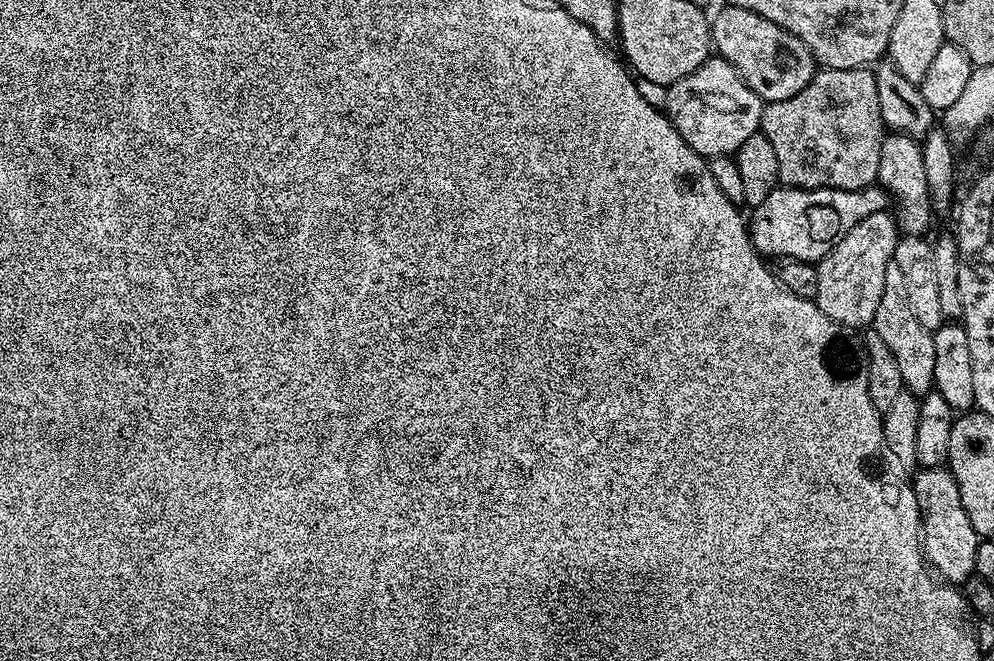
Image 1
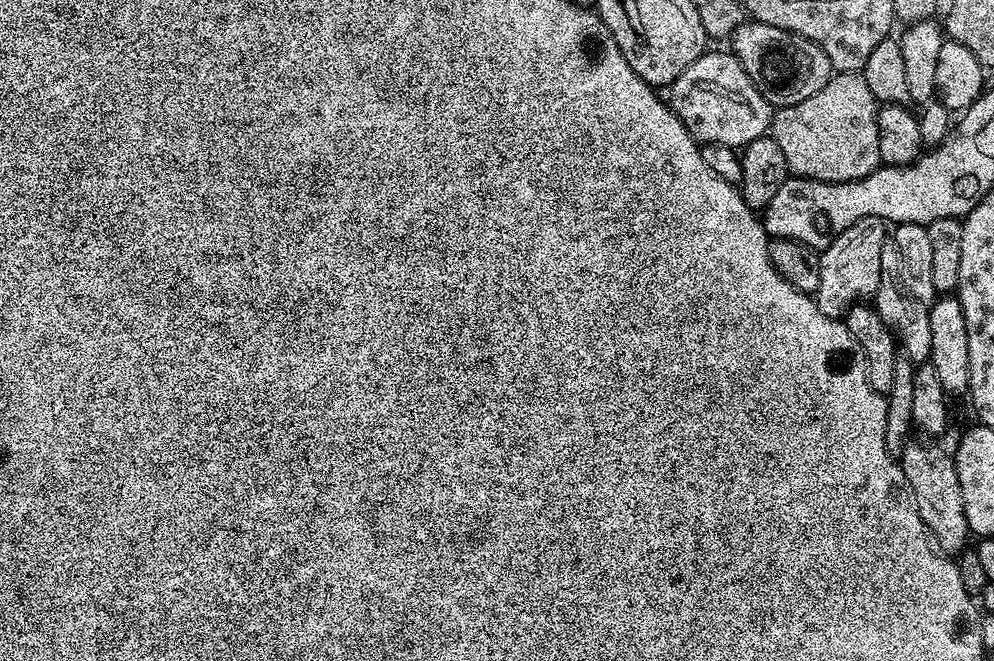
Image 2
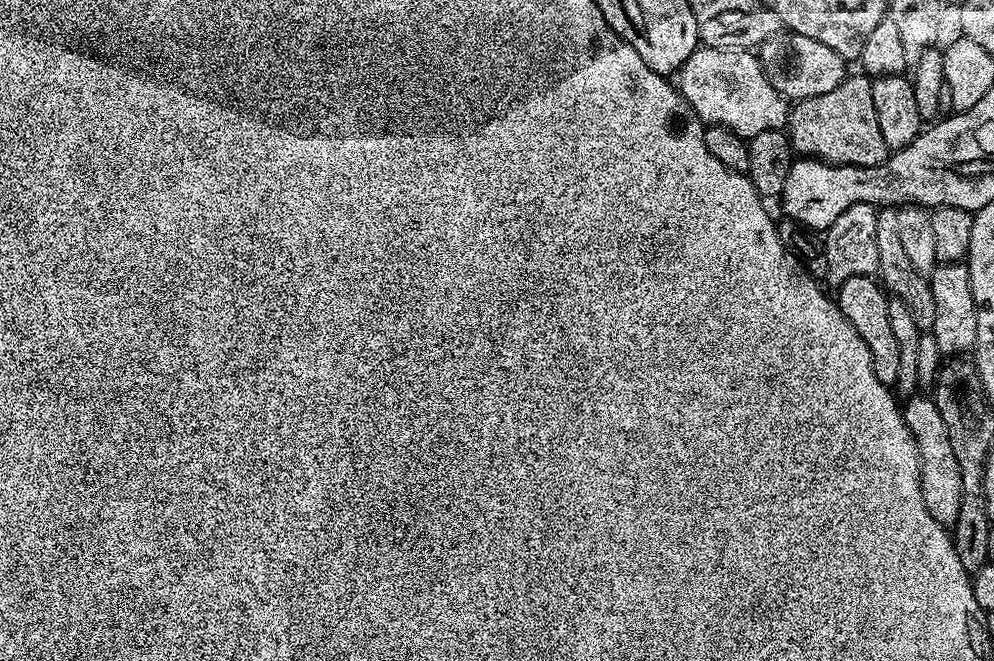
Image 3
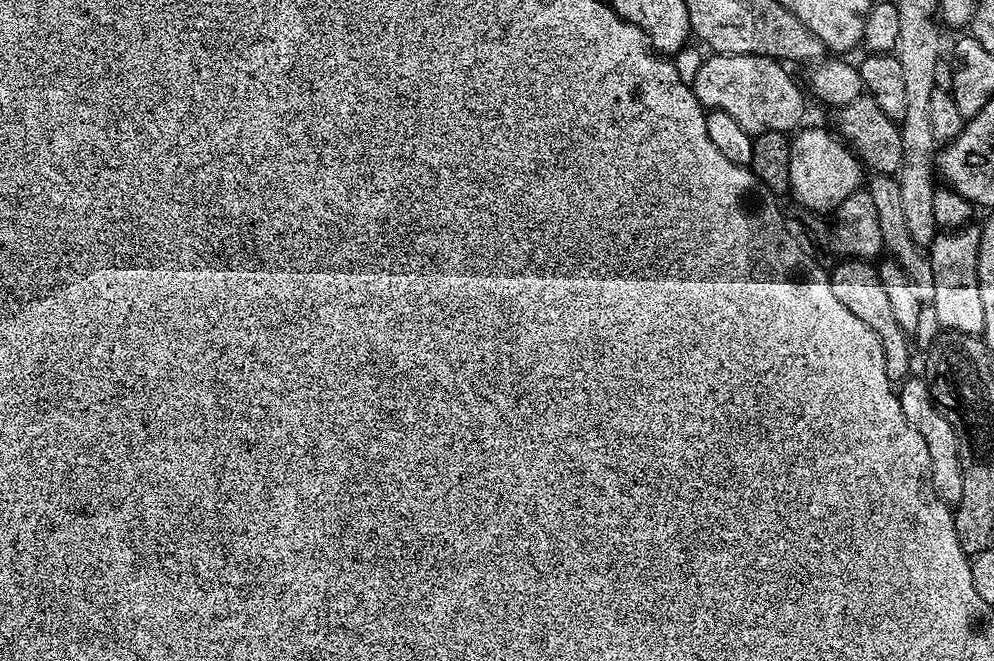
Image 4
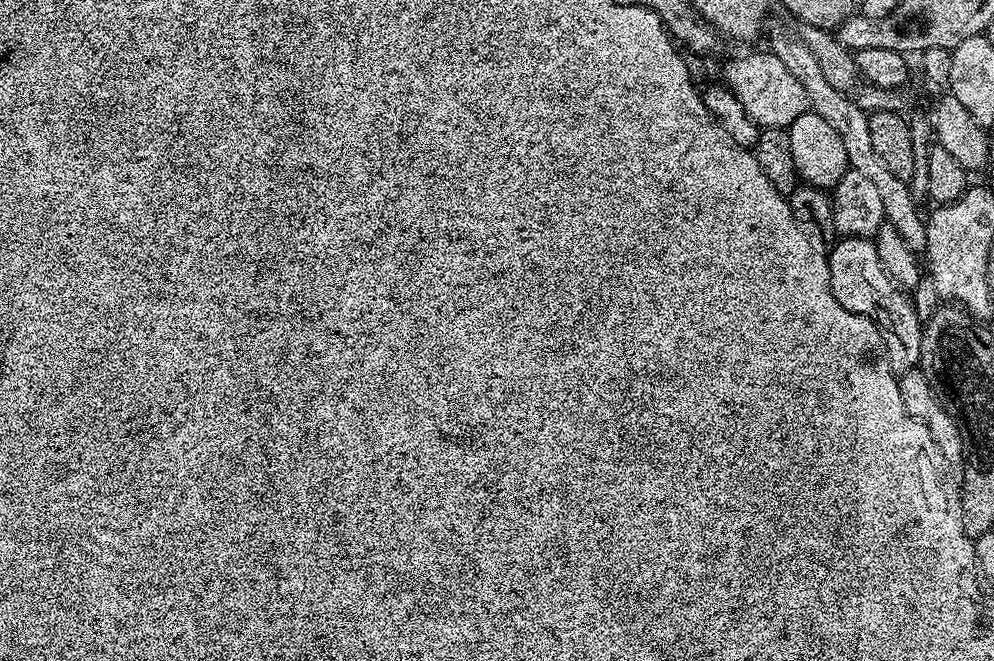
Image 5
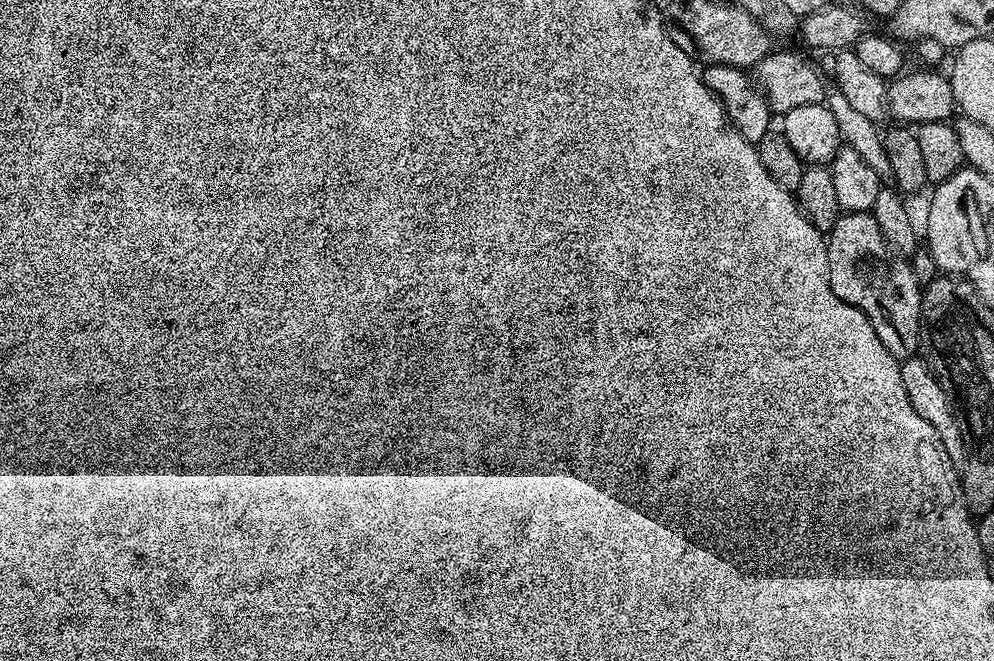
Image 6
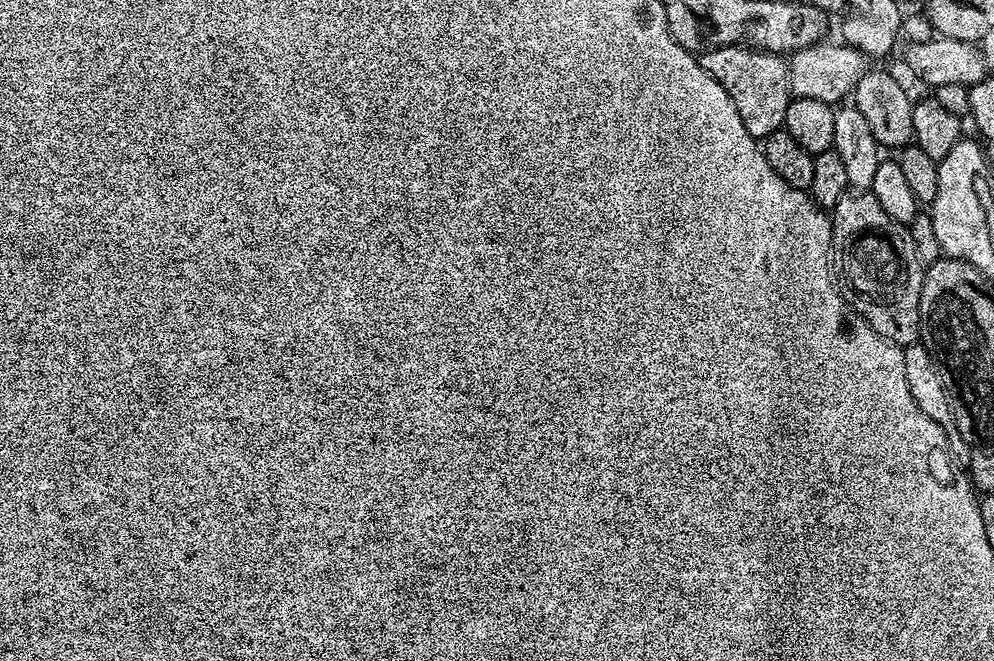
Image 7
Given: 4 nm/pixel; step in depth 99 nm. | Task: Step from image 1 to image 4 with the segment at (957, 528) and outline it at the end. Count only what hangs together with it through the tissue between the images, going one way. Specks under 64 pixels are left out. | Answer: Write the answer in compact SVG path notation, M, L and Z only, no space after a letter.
M912 374L899 385L898 395L902 414L906 414L906 422L922 434L922 442L926 442L926 450L930 450L930 466L932 475L930 483L936 492L936 497L943 504L954 506L962 498L962 462L960 461L960 443L954 434L954 426L946 422L944 415L940 413L940 407L934 402L934 398L928 389L928 381L923 375Z

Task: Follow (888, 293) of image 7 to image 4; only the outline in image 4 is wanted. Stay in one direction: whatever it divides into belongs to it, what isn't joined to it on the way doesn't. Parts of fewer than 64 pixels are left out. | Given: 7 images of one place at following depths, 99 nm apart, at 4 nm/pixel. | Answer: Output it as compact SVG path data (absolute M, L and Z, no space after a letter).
M848 258L831 269L830 279L838 302L842 302L842 306L846 306L846 310L850 310L850 314L857 316L861 322L866 322L866 326L870 326L874 334L878 334L882 342L882 354L886 358L888 377L893 382L907 380L910 375L910 362L914 358L914 348L910 343L909 333L904 332L894 318L890 302L886 299L886 290L880 281L879 271L867 260Z

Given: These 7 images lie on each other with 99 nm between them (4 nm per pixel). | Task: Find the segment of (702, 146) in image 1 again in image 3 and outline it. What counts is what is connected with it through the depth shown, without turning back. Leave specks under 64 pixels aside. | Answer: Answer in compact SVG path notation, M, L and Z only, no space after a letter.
M701 46L680 67L678 87L705 125L721 124L734 130L734 134L751 138L766 130L783 129L788 123L789 101L774 90L762 70L759 55L752 50Z

